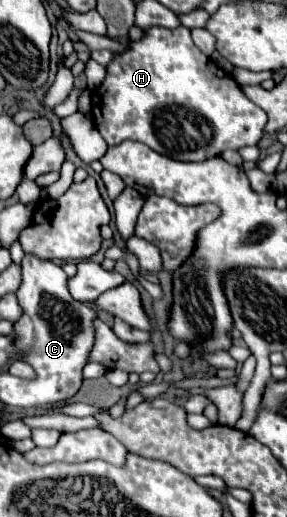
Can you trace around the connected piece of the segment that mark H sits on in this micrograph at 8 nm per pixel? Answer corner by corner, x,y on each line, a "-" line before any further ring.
151,26
145,32
143,38
131,40
127,50
113,56
107,64
103,84
93,90
93,120
107,146
135,140
173,160
203,162
211,156
219,156
223,150
255,146
263,138
267,114
247,100
229,73
193,44
189,28
179,26
169,30
163,26

